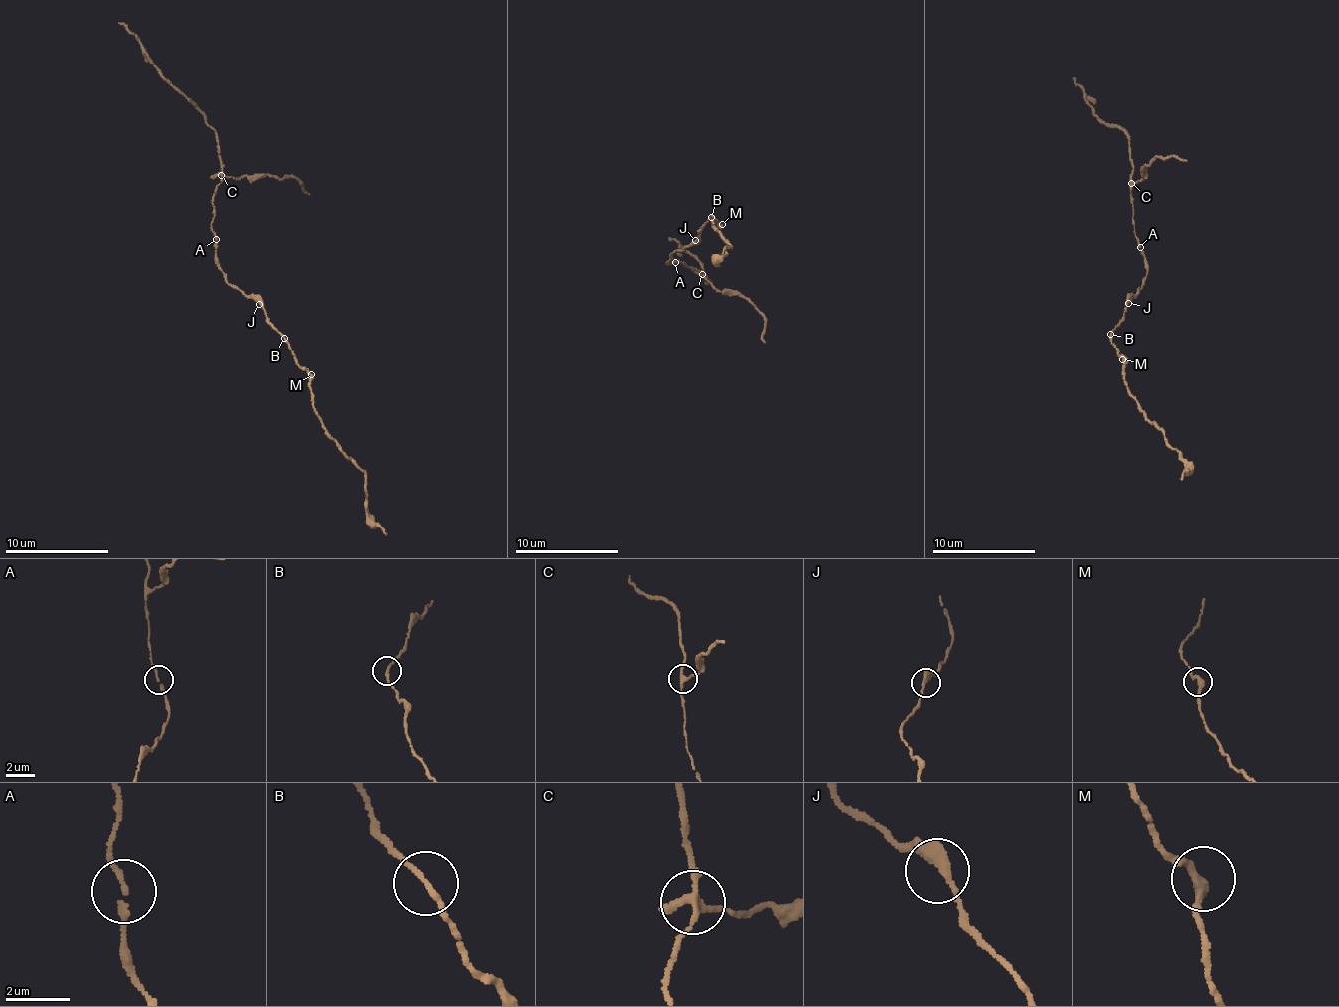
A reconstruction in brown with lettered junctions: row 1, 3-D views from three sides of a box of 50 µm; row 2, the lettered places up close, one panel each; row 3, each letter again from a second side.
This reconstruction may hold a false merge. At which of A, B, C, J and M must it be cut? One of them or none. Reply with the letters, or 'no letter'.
C

